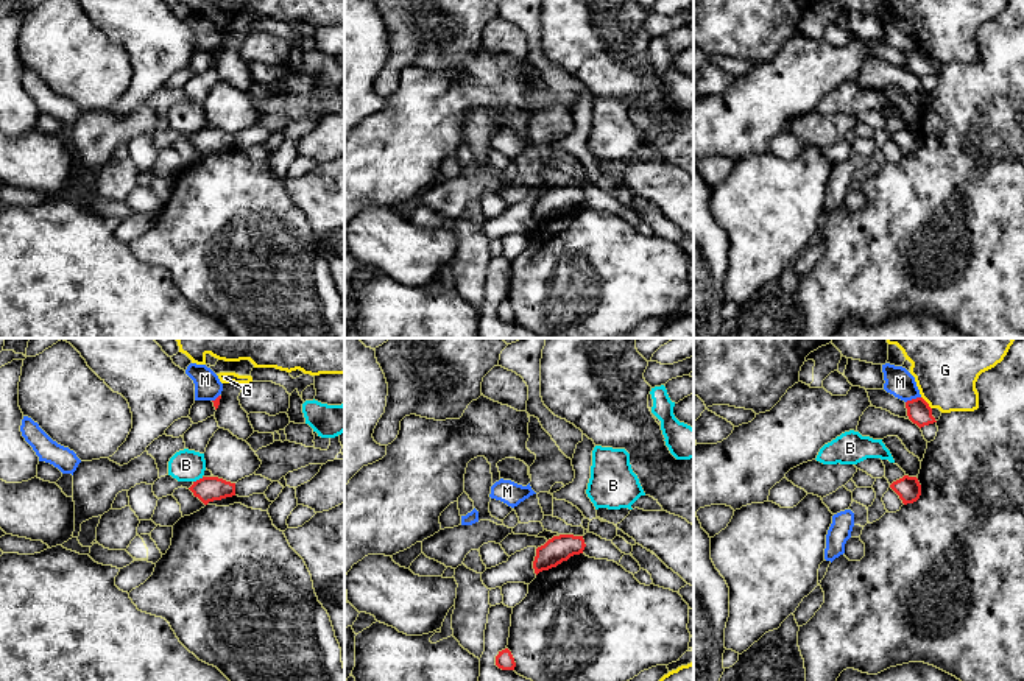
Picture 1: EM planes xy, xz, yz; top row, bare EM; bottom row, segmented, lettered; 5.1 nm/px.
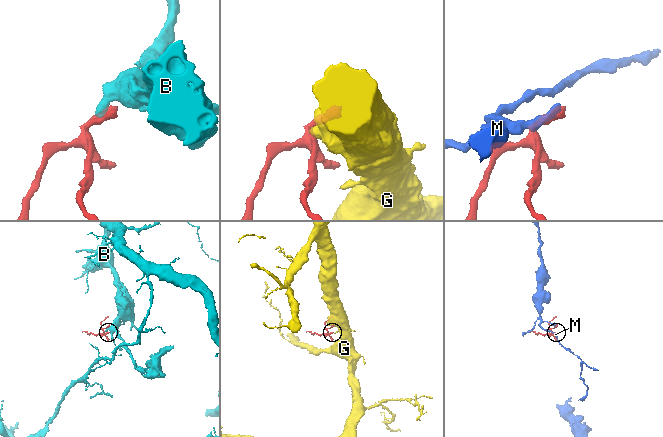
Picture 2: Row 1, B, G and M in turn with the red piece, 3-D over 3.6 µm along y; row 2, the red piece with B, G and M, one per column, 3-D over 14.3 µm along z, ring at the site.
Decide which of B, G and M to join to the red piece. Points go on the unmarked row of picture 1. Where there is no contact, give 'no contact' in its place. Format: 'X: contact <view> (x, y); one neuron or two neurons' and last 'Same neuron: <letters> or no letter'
B: contact xy (200, 130); two neurons
G: contact yz (926, 53); two neurons
M: contact yz (912, 50); two neurons
Same neuron: no letter

